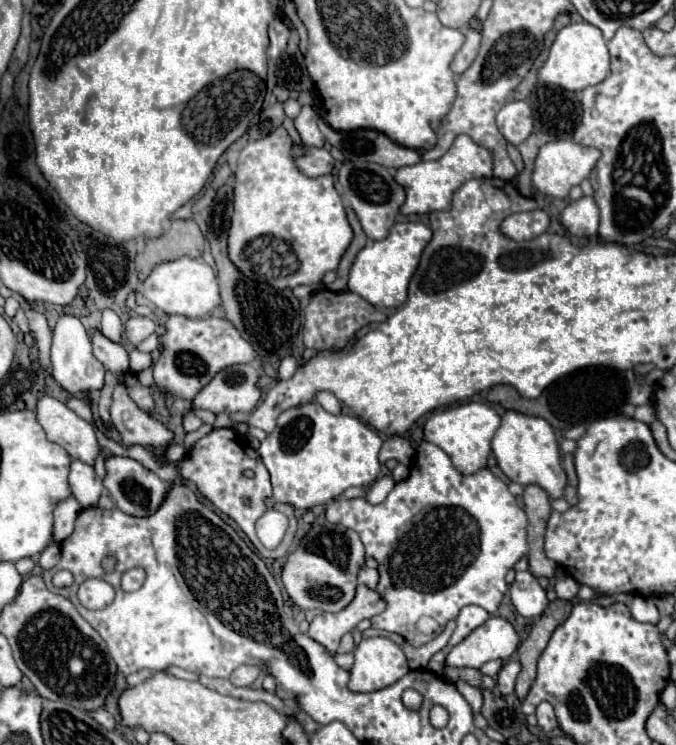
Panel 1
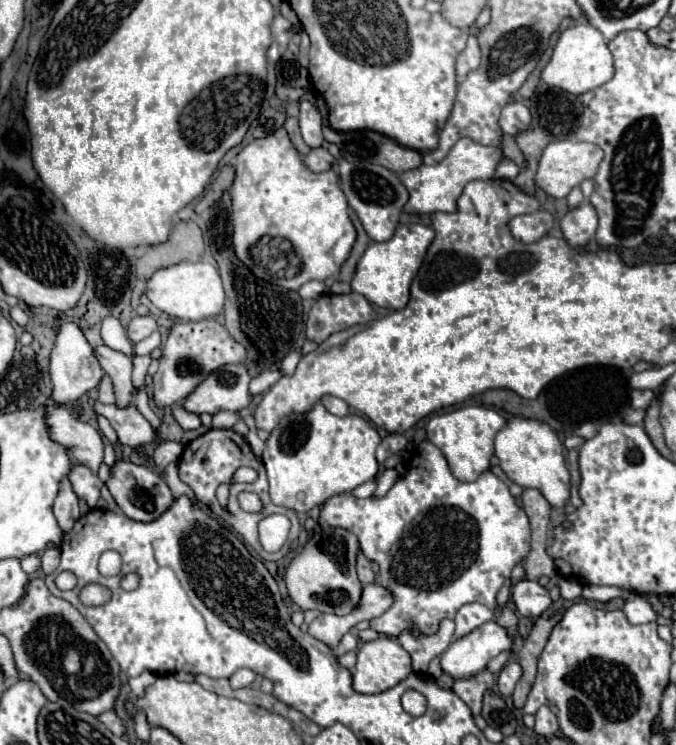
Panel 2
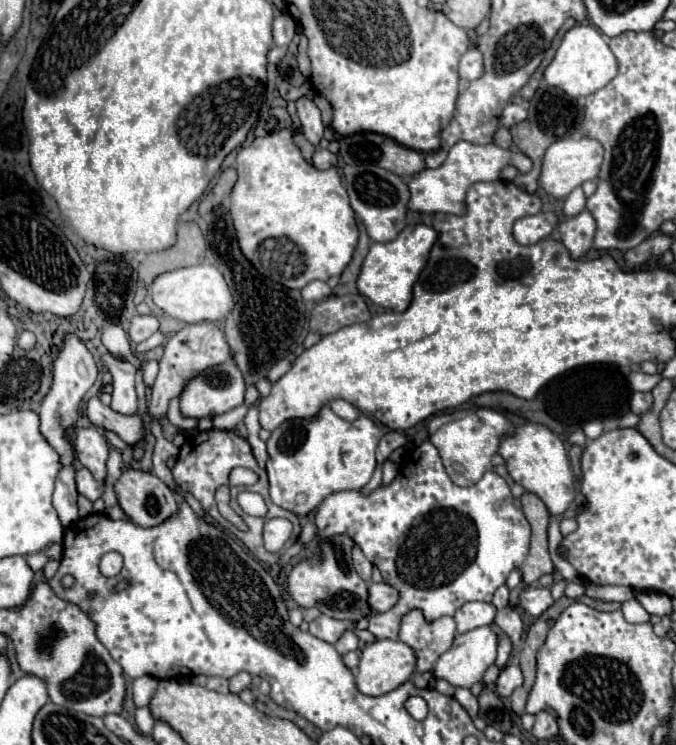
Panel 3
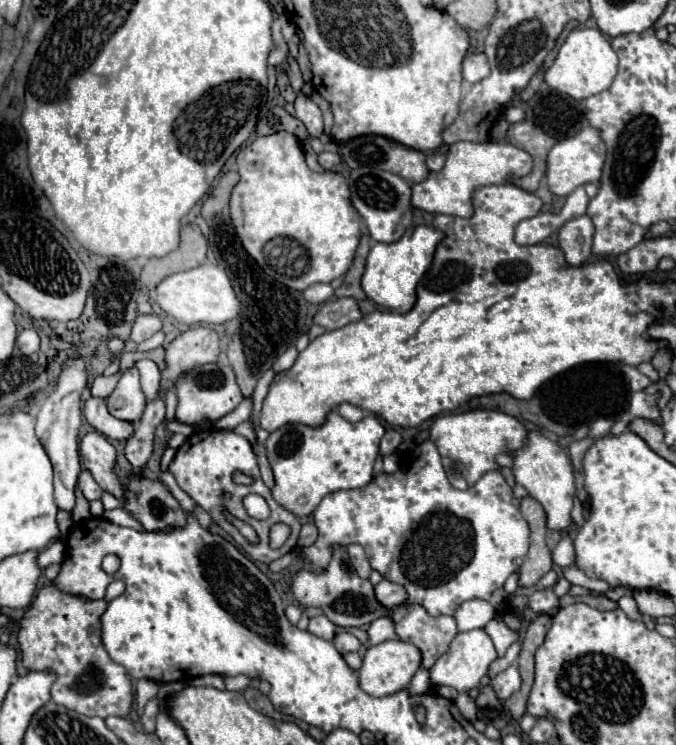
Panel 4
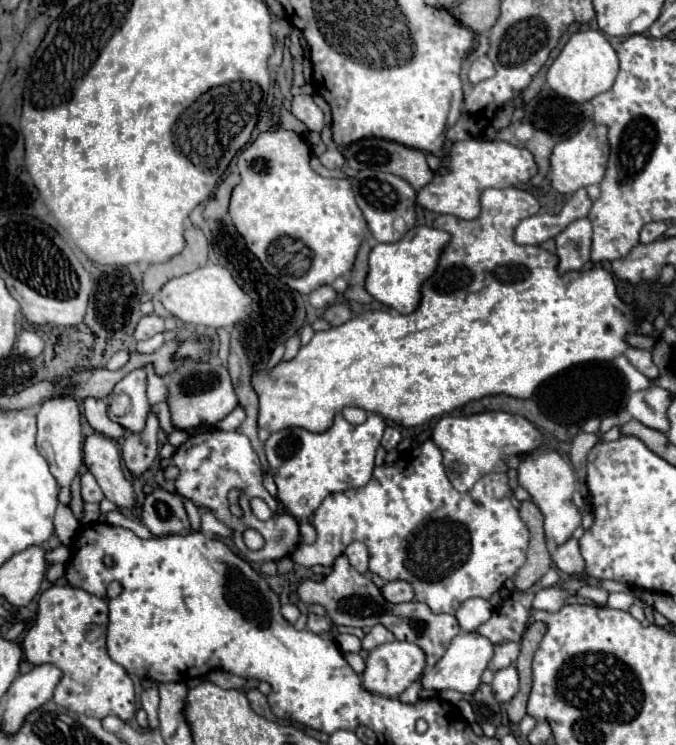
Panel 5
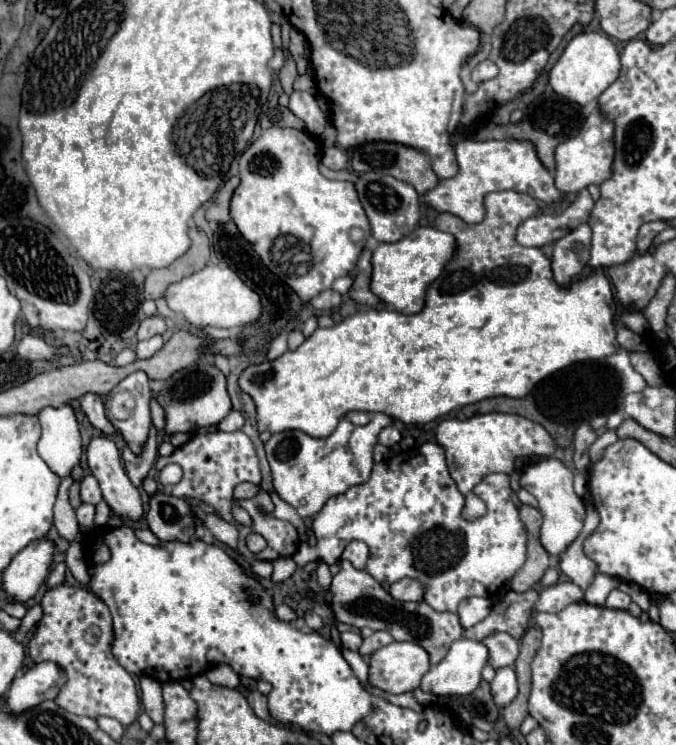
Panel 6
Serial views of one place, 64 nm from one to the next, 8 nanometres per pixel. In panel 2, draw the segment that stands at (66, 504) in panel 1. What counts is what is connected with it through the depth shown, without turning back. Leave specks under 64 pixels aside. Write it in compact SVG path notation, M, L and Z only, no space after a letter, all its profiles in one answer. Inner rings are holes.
M68 480L62 482L62 488L60 488L60 494L56 496L54 500L54 516L58 520L58 526L60 530L66 534L72 530L74 522L82 516L80 512L80 506L78 506L78 498L70 486Z

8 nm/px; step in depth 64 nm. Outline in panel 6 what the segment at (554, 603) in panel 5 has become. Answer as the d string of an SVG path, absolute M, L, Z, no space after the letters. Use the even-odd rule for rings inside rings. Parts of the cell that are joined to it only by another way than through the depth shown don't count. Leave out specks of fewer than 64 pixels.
M558 582L554 586L542 588L540 598L538 598L534 608L538 612L560 612L568 604L578 602L582 598L584 598L584 592L576 584L572 584L572 582Z

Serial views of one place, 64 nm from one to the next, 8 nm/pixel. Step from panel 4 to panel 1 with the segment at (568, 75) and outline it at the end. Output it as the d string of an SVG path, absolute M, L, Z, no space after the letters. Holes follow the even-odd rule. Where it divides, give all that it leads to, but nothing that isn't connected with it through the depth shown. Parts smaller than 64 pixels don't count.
M588 22L568 24L562 30L558 30L558 34L550 46L548 60L538 70L538 78L548 84L556 84L564 90L578 92L586 86L594 86L594 84L602 82L610 74L610 60L608 58L610 56L608 56L604 36L596 26L592 26Z

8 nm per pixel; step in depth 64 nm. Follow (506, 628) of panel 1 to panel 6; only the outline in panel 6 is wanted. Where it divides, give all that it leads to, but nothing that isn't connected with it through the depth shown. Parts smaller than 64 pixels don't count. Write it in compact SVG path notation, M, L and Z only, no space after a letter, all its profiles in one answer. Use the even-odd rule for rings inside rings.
M460 638L452 642L444 660L426 672L420 688L438 696L472 694L480 684L480 672L488 662L484 642Z

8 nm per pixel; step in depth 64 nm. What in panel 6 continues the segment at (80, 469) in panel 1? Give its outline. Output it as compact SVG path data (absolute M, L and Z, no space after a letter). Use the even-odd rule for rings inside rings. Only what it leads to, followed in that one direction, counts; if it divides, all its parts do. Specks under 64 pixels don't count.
M86 474L82 478L82 488L80 488L80 496L82 496L82 502L90 502L90 504L98 504L102 500L102 492L100 492L100 486L96 482L96 478L92 474Z

